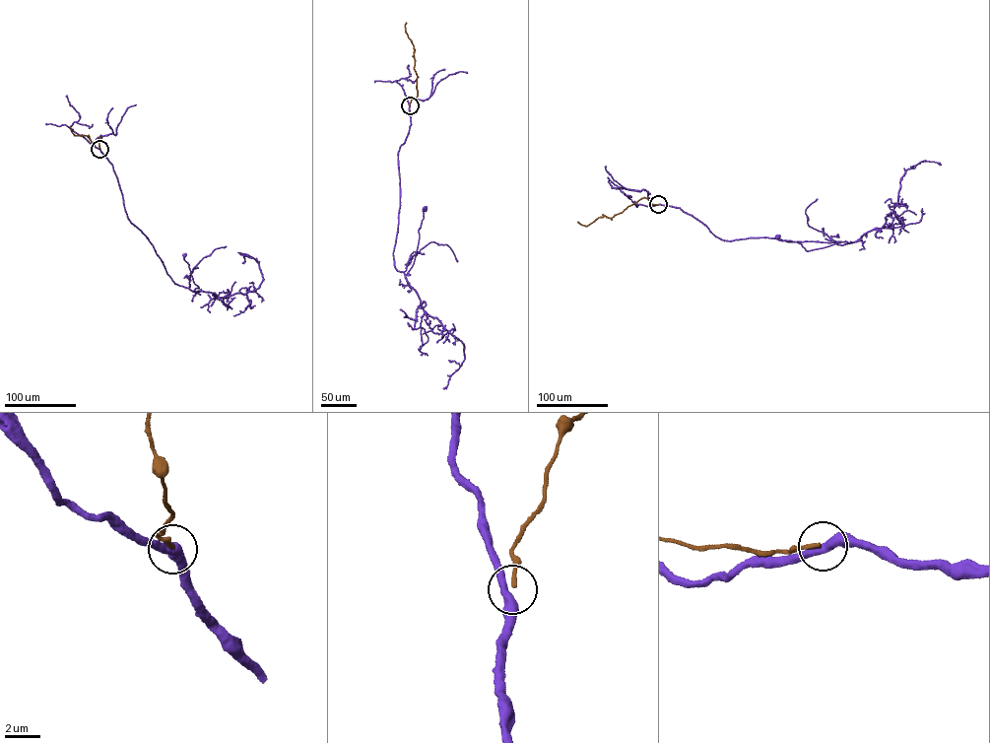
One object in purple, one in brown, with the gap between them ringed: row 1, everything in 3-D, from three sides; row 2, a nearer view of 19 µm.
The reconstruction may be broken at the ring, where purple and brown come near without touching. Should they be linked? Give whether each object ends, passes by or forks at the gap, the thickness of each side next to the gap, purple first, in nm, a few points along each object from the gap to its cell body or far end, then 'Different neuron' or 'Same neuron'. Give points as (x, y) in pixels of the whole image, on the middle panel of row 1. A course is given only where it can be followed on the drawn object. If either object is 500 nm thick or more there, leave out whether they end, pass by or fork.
At the ring purple passes by. At the ring brown ends. Thickness 480 nm (purple) against 240 nm. Course of purple: (409, 105), (411, 124), (398, 153), (400, 205), (393, 252), (394, 266), (405, 275), (413, 263), (425, 209). Course of brown: (409, 105), (417, 96), (417, 76), (414, 46), (406, 33), (406, 23). Different neuron

